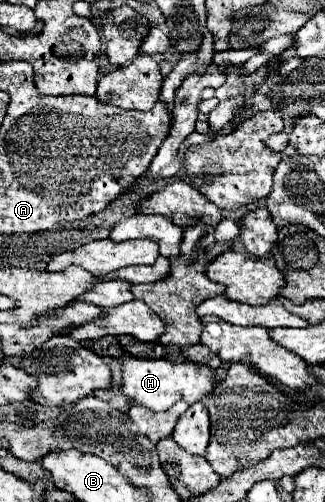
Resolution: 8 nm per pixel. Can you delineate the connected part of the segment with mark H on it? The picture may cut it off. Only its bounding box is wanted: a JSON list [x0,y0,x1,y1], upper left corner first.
[119,354,215,412]

